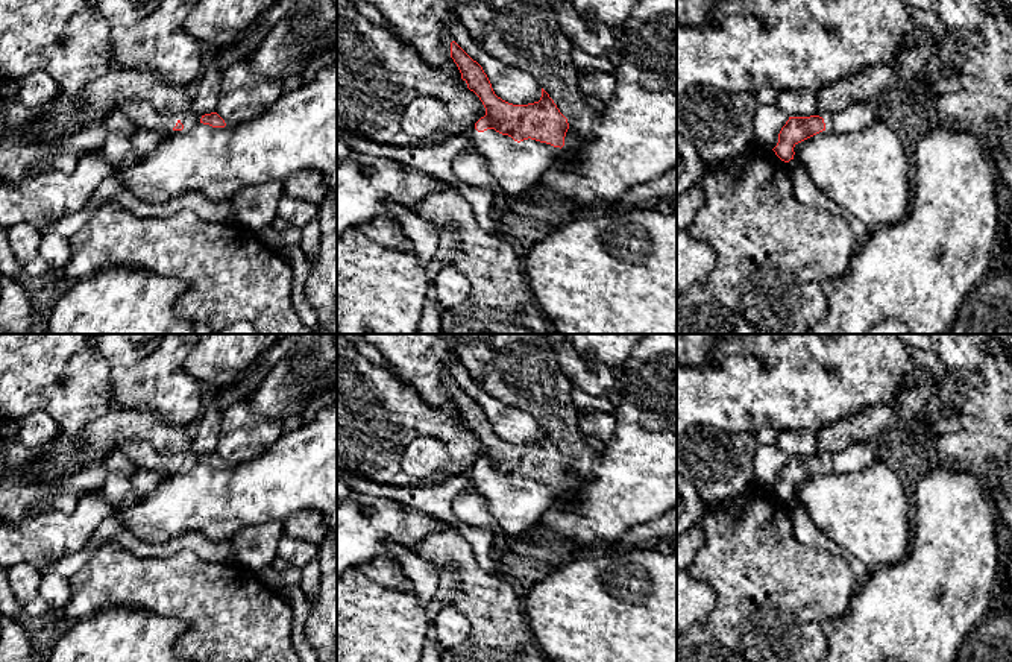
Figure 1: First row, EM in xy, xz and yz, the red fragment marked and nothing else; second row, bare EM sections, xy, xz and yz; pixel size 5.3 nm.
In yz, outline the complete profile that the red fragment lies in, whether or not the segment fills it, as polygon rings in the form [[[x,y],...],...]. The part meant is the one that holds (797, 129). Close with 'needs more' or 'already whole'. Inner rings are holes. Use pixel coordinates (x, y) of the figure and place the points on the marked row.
[[[883,94],[868,102],[850,103],[825,118],[819,115],[789,117],[786,125],[781,128],[778,134],[778,143],[772,150],[781,161],[789,162],[794,159],[794,147],[798,143],[822,131],[830,131],[834,134],[862,132],[878,121],[877,111],[882,102]]]; needs more

